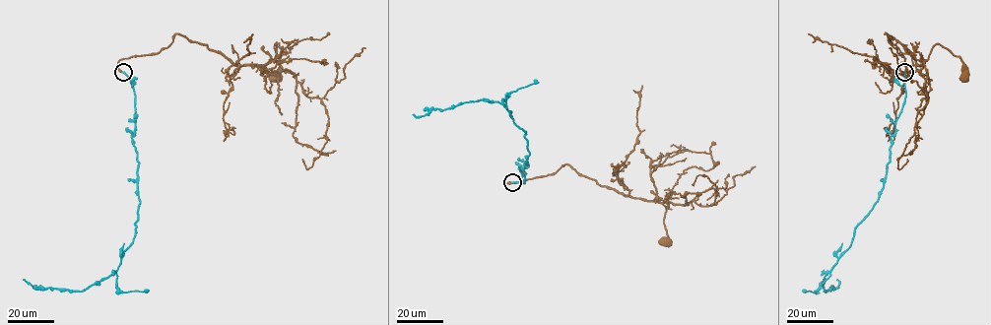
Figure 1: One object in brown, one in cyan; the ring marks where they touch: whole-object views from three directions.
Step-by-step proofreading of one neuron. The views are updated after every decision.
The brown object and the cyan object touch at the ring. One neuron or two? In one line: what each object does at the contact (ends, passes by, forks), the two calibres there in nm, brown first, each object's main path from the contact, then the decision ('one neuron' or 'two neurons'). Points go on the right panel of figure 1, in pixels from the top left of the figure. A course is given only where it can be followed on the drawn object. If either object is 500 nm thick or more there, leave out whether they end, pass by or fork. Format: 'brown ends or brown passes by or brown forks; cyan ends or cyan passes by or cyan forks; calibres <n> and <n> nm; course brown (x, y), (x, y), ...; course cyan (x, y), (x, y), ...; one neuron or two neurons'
brown ends; cyan ends; calibres 360 and 320 nm; course brown (905, 72), (904, 58), (887, 33), (918, 65), (936, 44), (947, 47), (960, 58), (964, 78); course cyan (904, 72), (905, 96), (891, 137), (884, 188), (851, 244), (824, 277), (824, 291), (837, 288), (837, 279); one neuron

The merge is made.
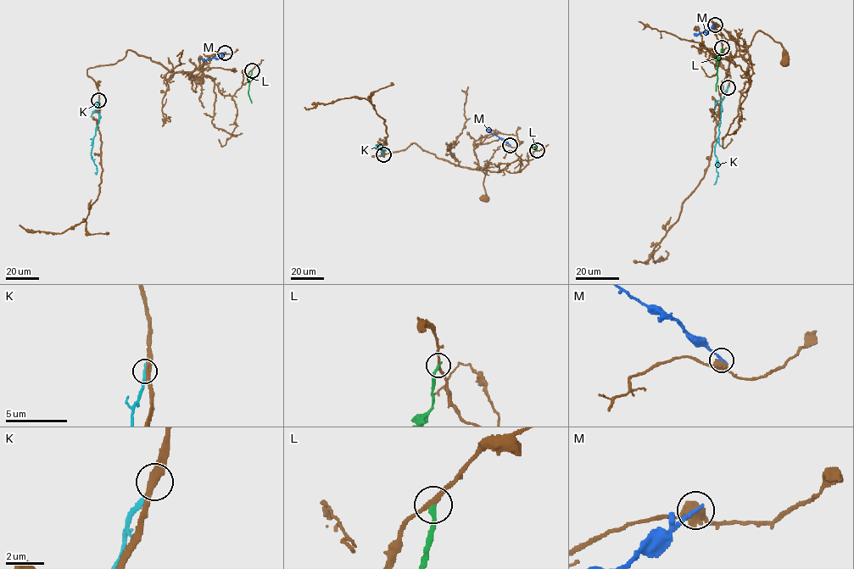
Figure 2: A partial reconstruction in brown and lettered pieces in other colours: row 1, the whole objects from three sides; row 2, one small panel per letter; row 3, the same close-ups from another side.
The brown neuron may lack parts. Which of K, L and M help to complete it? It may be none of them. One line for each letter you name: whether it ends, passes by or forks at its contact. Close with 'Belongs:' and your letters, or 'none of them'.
Belongs: none of them

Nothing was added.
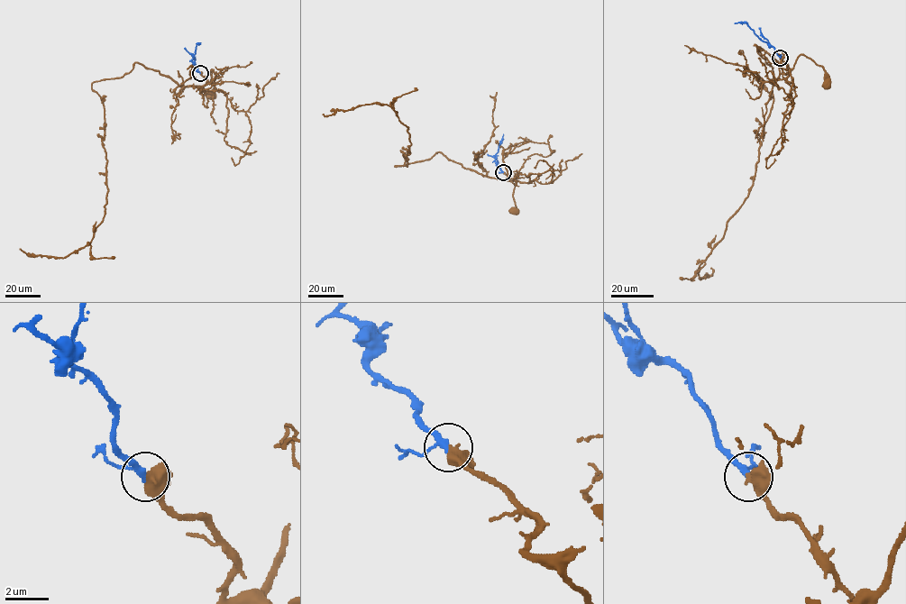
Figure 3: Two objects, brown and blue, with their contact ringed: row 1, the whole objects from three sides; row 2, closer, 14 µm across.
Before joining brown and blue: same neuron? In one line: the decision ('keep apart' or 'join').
join

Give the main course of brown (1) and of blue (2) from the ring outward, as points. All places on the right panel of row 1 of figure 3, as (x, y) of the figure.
1: (780, 58), (791, 69), (800, 55), (810, 58), (822, 68), (829, 82), (827, 86)
2: (780, 58), (745, 22), (735, 23)

